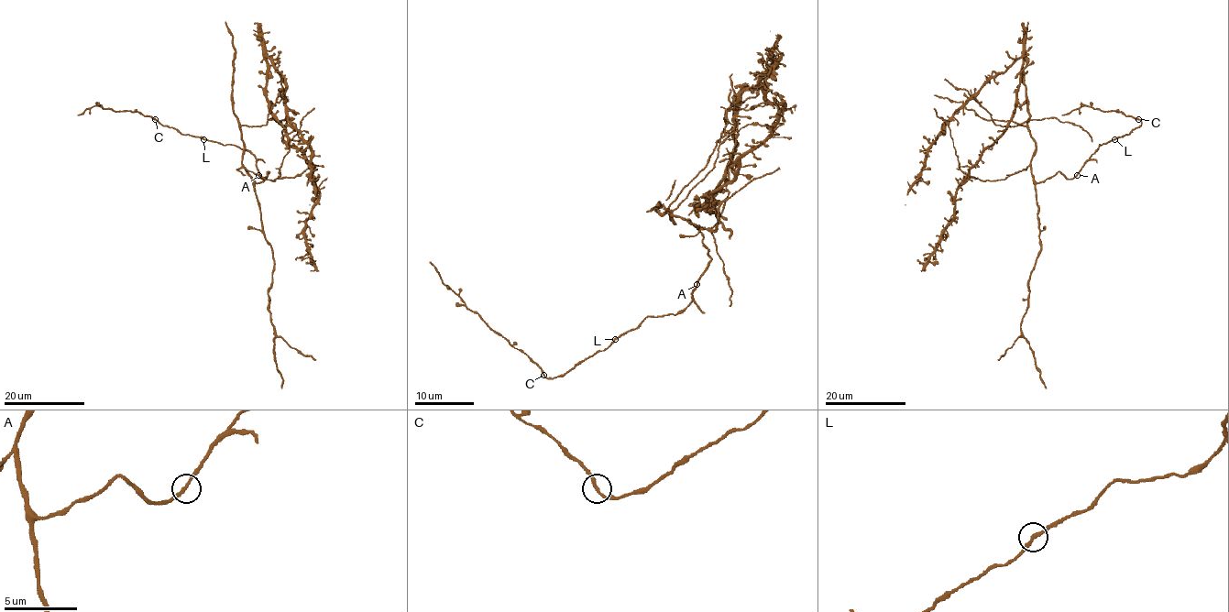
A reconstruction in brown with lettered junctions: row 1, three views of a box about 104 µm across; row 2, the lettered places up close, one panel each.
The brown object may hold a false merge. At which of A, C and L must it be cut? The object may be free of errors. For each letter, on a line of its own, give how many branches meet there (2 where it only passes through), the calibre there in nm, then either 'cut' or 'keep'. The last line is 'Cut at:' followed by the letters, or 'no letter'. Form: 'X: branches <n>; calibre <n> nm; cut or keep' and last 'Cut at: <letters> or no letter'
A: branches 2; calibre 240 nm; keep
C: branches 2; calibre 240 nm; keep
L: branches 2; calibre 240 nm; keep
Cut at: no letter

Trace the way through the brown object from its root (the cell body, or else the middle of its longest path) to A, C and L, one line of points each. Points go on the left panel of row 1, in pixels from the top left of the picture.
A: (262, 180), (269, 173), (264, 179), (258, 175)
C: (262, 180), (269, 173), (263, 179), (256, 158), (245, 148), (183, 135), (155, 119)
L: (262, 180), (269, 173), (264, 179), (260, 176), (256, 158), (250, 151), (233, 145), (203, 139)

